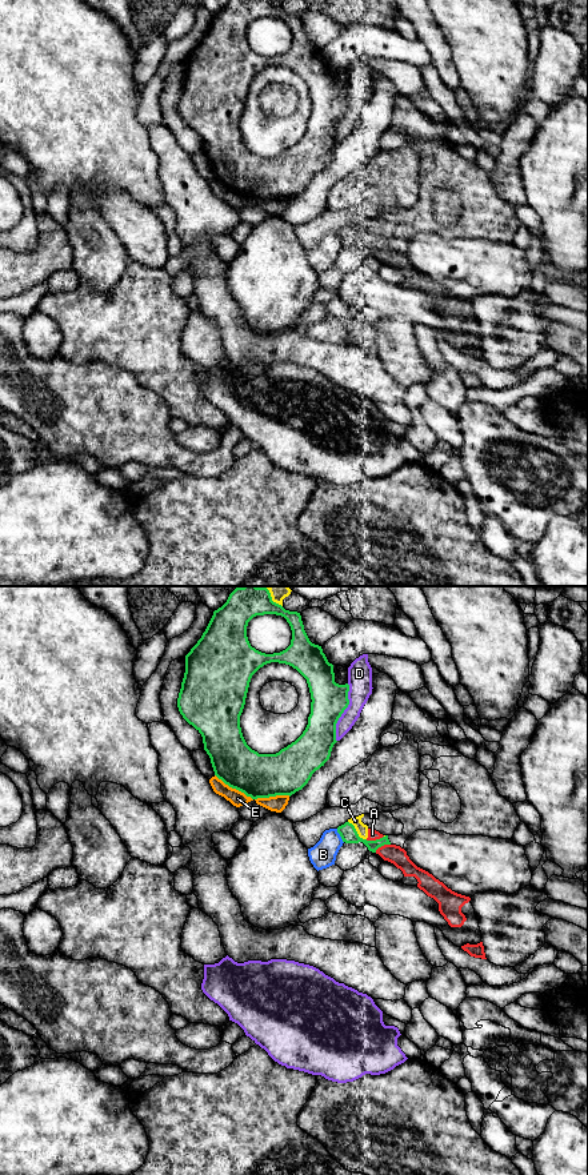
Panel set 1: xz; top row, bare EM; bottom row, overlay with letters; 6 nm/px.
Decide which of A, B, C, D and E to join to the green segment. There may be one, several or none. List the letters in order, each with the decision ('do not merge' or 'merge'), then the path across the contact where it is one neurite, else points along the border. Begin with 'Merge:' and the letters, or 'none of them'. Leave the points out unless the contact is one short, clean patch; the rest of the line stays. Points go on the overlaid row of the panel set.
Merge: none of them
A: do not merge
B: do not merge; border xz (336, 829), (343, 842)
C: do not merge
D: do not merge
E: do not merge

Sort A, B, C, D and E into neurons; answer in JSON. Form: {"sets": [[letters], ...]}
{"sets": [["A", "C"], ["B"], ["D"], ["E"]]}

